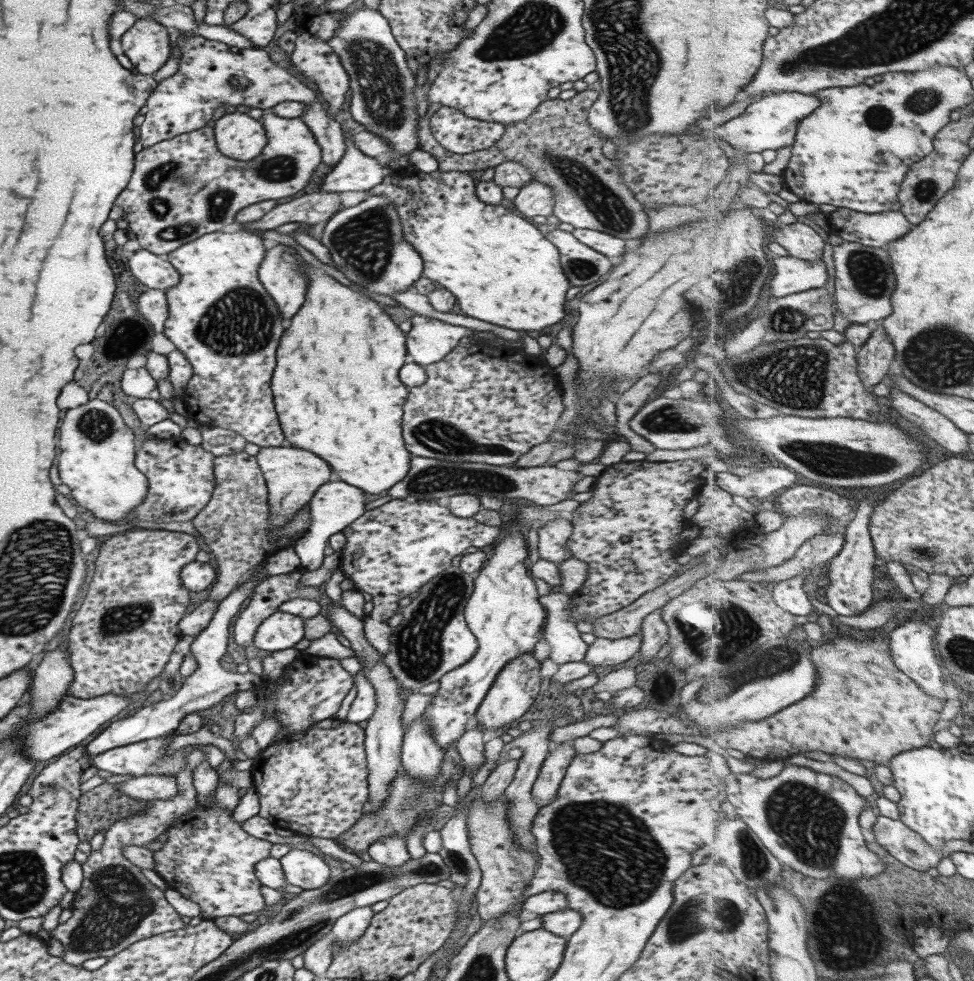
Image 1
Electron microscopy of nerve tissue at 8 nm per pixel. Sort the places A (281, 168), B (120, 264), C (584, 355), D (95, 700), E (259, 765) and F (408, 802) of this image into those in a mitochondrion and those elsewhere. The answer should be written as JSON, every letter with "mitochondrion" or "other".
{"A":"mitochondrion","B":"other","C":"other","D":"other","E":"other","F":"mitochondrion"}

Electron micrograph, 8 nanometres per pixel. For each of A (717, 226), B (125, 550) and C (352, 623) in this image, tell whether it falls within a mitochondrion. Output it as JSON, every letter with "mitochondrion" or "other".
{"A":"other","B":"other","C":"other"}

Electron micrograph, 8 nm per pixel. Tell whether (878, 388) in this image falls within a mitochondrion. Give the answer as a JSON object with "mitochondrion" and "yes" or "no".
{"mitochondrion":"no"}

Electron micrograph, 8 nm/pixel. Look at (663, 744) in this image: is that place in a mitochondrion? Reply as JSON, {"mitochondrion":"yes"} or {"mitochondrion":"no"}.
{"mitochondrion":"no"}

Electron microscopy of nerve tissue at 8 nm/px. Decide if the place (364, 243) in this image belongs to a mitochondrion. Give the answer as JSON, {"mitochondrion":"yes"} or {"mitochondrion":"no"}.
{"mitochondrion":"yes"}

